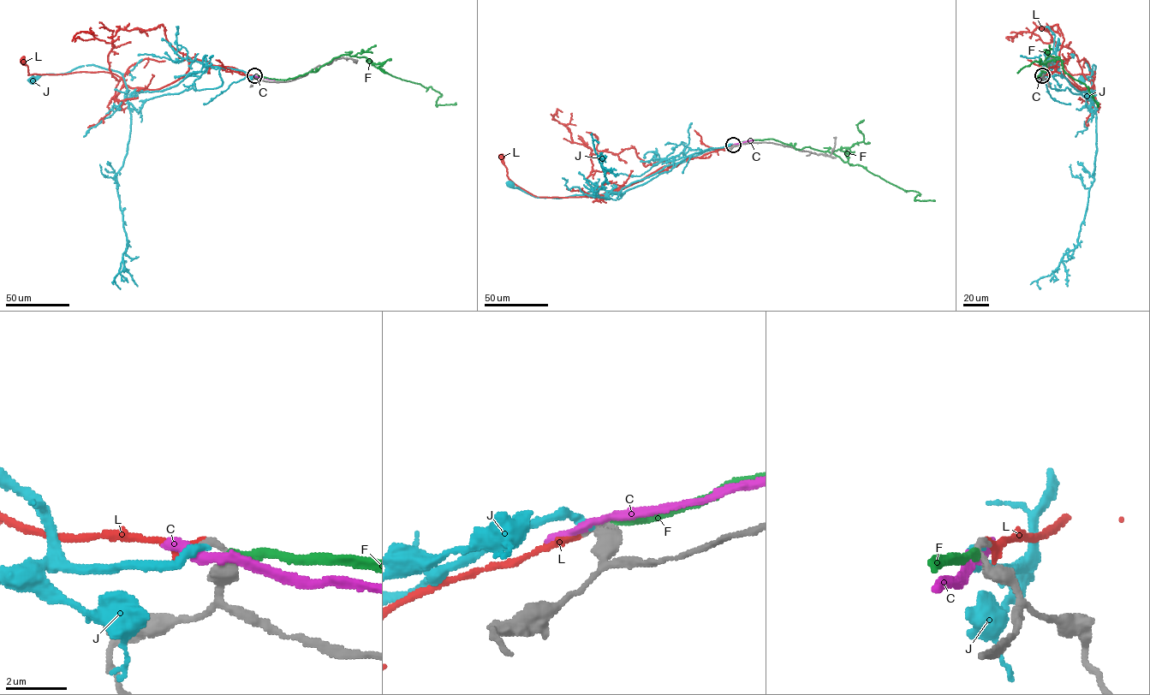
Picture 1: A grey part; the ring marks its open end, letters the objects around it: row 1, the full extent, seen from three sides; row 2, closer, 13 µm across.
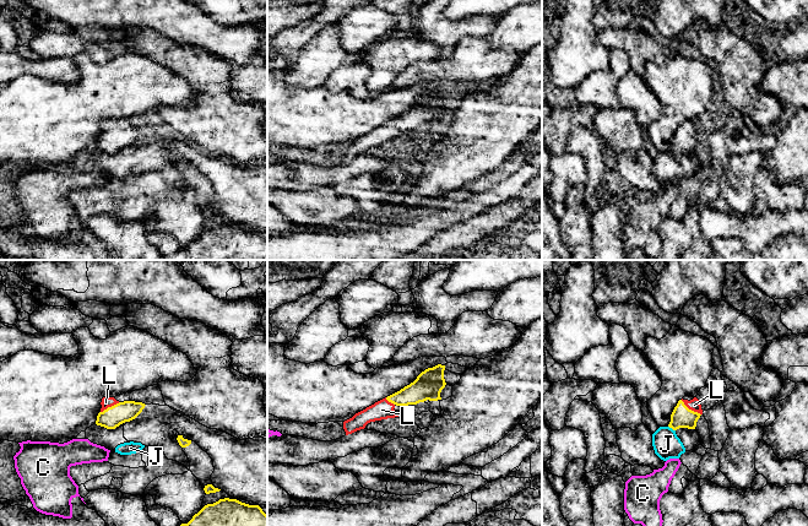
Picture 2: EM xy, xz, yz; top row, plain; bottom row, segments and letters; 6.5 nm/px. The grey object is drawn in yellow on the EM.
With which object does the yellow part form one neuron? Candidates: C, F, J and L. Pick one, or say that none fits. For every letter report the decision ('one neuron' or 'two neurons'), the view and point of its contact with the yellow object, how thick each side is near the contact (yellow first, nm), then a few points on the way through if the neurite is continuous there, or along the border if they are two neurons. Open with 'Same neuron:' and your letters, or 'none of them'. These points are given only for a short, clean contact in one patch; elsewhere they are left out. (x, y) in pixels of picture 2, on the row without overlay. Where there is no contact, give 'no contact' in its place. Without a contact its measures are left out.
Same neuron: L
C: two neurons; no contact
F: two neurons; no contact
J: two neurons; meets yellow in yz at (672, 153); 140 nm thick on the yellow side, 180 nm on the other; border along yz (668, 151), (674, 156)
L: one neuron; meets yellow in yz at (690, 135); 140 nm thick on the yellow side, 80 nm on the other

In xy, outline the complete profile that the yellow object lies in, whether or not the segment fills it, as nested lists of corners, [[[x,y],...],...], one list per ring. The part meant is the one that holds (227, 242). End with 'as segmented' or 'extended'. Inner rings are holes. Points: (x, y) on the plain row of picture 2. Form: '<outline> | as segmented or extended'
[[[224,223],[164,260],[267,260],[267,240],[259,231]]] | as segmented

